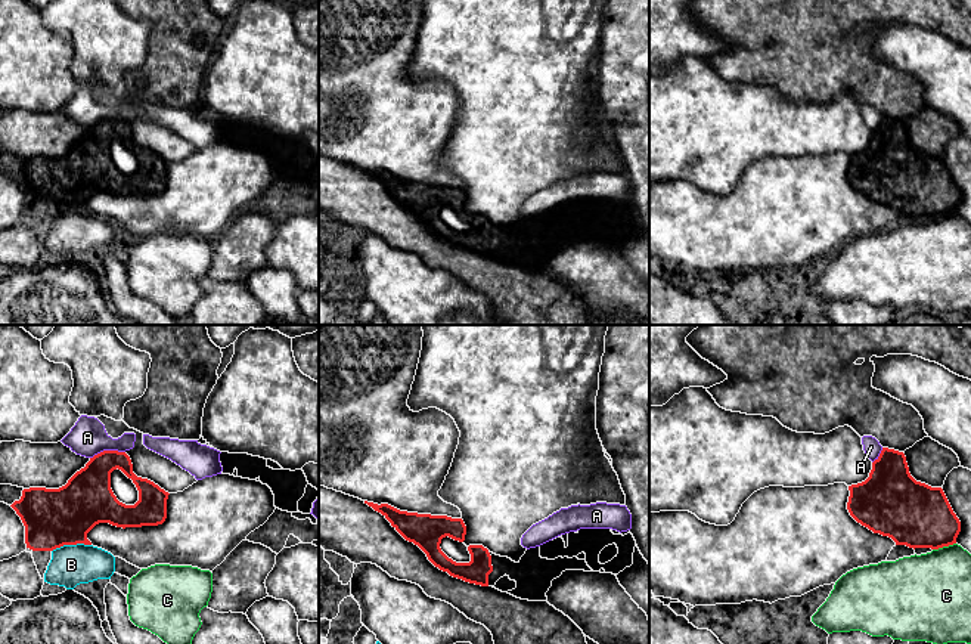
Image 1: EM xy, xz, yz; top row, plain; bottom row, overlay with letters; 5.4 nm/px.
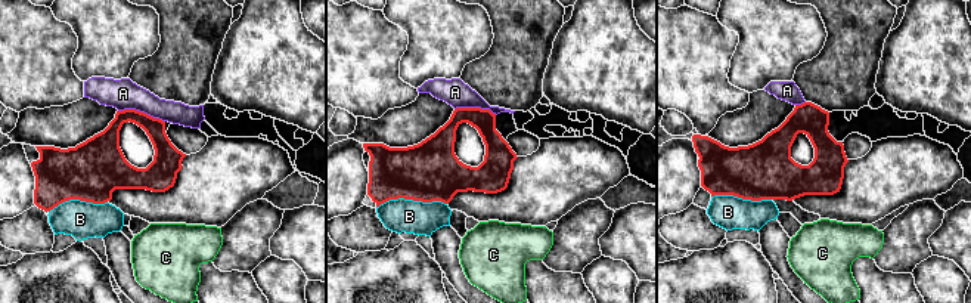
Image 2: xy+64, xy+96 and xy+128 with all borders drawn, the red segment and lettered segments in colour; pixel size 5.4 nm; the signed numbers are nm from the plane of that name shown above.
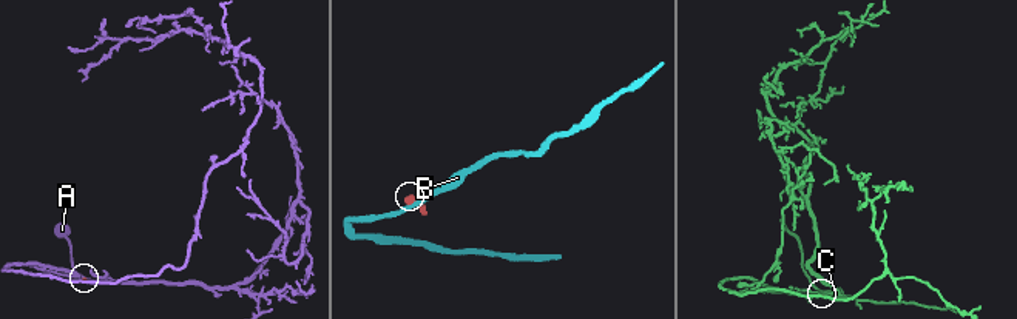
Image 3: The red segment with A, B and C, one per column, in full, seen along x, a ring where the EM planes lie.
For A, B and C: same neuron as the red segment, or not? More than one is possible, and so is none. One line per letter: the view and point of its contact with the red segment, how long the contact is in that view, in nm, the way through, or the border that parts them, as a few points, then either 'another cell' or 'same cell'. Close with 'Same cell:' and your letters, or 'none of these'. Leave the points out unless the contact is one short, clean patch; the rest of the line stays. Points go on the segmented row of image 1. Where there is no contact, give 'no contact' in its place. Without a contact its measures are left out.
A: meets red in xy at (106, 451); contact 200 nm long; another cell
B: meets red in xy at (71, 544); contact 220 nm long; another cell
C: meets red in yz at (943, 545); contact 130 nm long; another cell
Same cell: none of these

